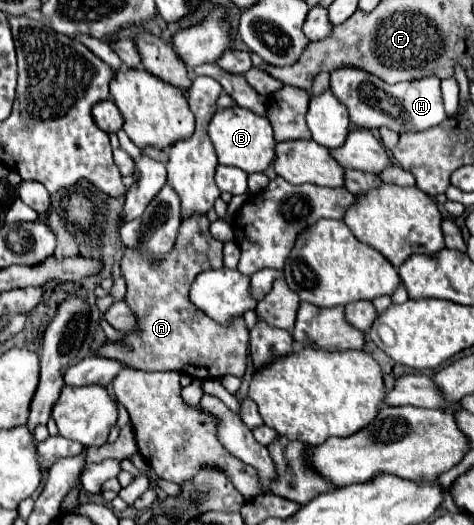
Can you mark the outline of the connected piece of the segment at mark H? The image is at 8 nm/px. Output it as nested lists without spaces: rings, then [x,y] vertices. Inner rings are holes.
[[[338,69],[330,75],[330,89],[334,95],[346,105],[350,123],[358,129],[382,129],[388,127],[396,133],[406,131],[426,131],[430,127],[436,127],[438,123],[446,121],[448,115],[442,105],[442,93],[440,93],[440,81],[438,77],[426,77],[412,83],[396,83],[388,85],[382,79],[368,75],[360,69]]]

